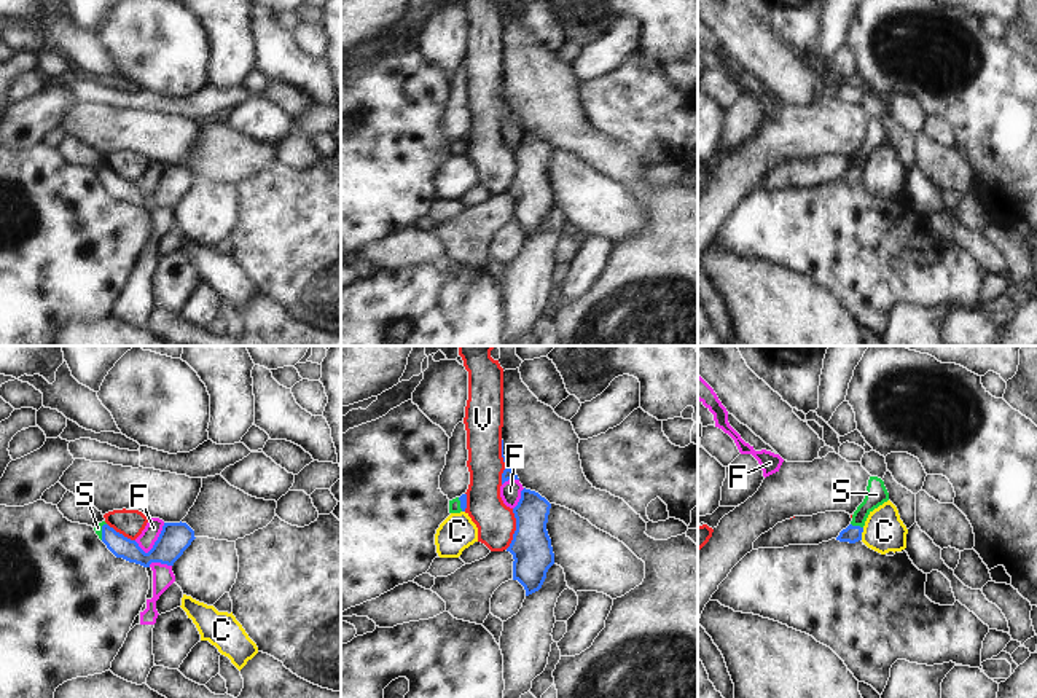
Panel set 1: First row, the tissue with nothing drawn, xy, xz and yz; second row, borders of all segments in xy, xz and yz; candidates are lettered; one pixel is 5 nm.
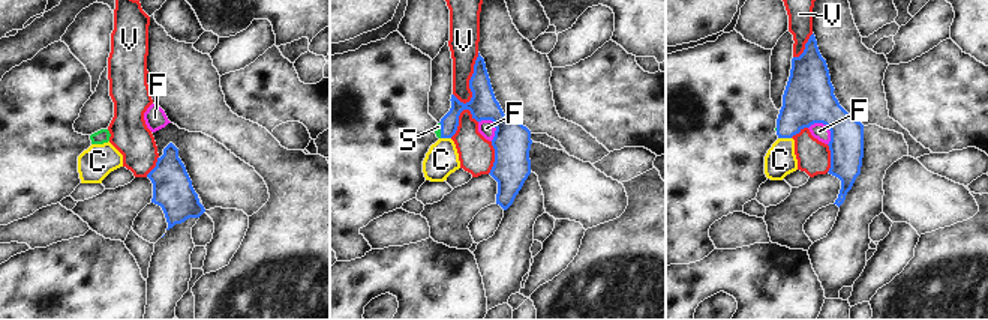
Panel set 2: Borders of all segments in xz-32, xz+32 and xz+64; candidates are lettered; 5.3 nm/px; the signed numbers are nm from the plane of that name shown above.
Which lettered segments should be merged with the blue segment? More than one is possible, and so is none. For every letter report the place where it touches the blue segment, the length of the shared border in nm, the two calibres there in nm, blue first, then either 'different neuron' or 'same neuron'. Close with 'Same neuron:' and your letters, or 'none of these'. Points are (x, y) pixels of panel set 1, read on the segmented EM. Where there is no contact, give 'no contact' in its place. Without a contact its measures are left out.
C: yz (860, 534) | 70 nm | 90/200 nm | different neuron
F: xy (158, 539) | 190 nm | 160/90 nm | different neuron
S: yz (857, 526) | 70 nm | 90/110 nm | same neuron
V: xz (504, 461) | 220 nm | 60/190 nm | different neuron
Same neuron: S

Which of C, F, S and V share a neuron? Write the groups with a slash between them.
C / F / S / V

